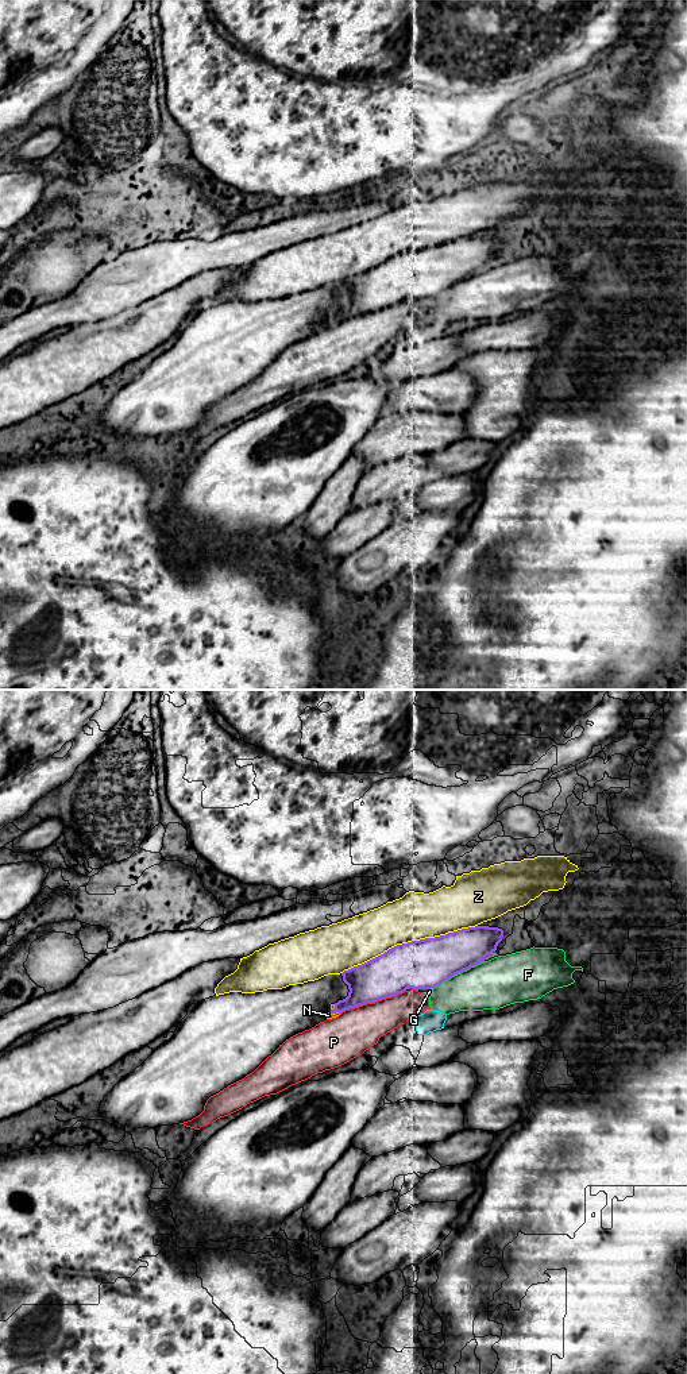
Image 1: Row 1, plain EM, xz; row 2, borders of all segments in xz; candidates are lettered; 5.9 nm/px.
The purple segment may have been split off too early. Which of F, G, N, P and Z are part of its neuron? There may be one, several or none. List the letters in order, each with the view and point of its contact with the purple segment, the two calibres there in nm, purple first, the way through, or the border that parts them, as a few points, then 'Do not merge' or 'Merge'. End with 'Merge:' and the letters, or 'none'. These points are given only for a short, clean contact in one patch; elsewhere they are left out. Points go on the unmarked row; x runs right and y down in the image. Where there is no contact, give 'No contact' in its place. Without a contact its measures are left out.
F: Touches purple at xz (459, 281). Thickness 300 nm (purple) against 300 nm. Do not merge
G: Touches purple at xz (431, 297). Thickness 300 nm (purple) against 20 nm. Boundary: xz (432, 296), (429, 298). Do not merge
N: Touches purple at xz (335, 321). Thickness 220 nm (purple) against 40 nm. Boundary: xz (339, 321), (331, 323). Do not merge
P: Touches purple at xz (373, 311). Thickness 260 nm (purple) against 280 nm. Do not merge
Z: Touches purple at xz (409, 251). Thickness 300 nm (purple) against 280 nm. Do not merge
Merge: none

